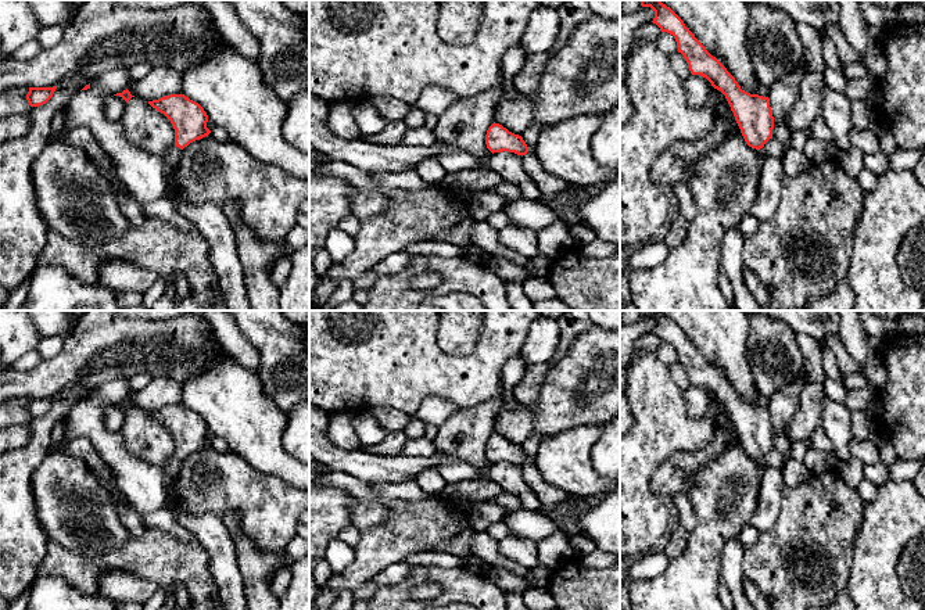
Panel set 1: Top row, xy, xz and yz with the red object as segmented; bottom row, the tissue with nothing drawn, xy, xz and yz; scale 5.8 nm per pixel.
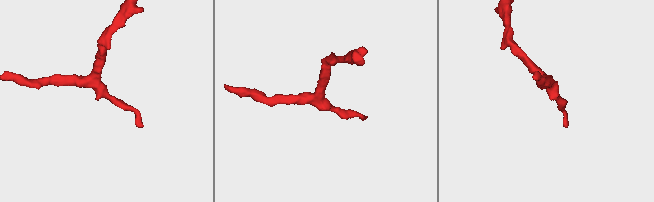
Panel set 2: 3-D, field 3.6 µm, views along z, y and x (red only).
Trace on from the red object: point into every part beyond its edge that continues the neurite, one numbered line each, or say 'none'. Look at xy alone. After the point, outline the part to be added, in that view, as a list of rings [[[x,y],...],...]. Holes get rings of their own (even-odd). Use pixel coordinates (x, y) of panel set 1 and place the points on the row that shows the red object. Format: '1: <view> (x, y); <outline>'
1: xy (210, 221); [[[173,146],[162,155],[166,191],[164,198],[173,202],[175,211],[190,220],[209,245],[209,261],[218,277],[218,287],[227,311],[250,311],[244,287],[244,268],[237,254],[237,244],[229,220],[209,202],[190,204],[179,195],[173,175],[182,150]]]

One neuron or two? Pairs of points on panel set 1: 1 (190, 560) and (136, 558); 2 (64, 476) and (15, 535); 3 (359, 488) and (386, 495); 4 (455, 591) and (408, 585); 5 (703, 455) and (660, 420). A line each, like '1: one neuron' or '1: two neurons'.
1: one neuron
2: two neurons
3: one neuron
4: one neuron
5: two neurons

